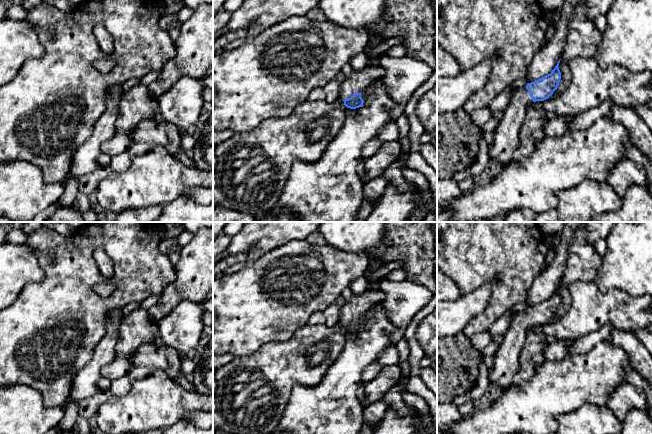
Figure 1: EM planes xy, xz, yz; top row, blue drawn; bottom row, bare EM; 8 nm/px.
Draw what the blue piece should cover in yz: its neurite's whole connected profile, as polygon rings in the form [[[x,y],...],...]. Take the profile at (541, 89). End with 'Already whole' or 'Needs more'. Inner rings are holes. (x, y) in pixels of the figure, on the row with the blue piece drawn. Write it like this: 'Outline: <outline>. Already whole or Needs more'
Outline: [[[558,61],[550,74],[516,89],[503,110],[503,118],[493,132],[491,165],[502,167],[512,161],[520,144],[520,130],[528,108],[536,101],[548,99],[559,85],[561,72]]]. Needs more

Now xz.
Outline: [[[369,64],[360,71],[352,72],[341,85],[340,98],[344,101],[344,105],[350,109],[363,106],[361,93],[384,76],[385,71],[380,65]]]. Needs more

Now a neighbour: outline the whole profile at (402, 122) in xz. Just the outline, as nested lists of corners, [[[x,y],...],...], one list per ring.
[[[403,113],[395,122],[400,131],[400,139],[398,140],[399,142],[409,134],[409,121],[406,114]]]

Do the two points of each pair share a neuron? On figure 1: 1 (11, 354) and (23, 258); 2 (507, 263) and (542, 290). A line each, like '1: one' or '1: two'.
1: two
2: two

